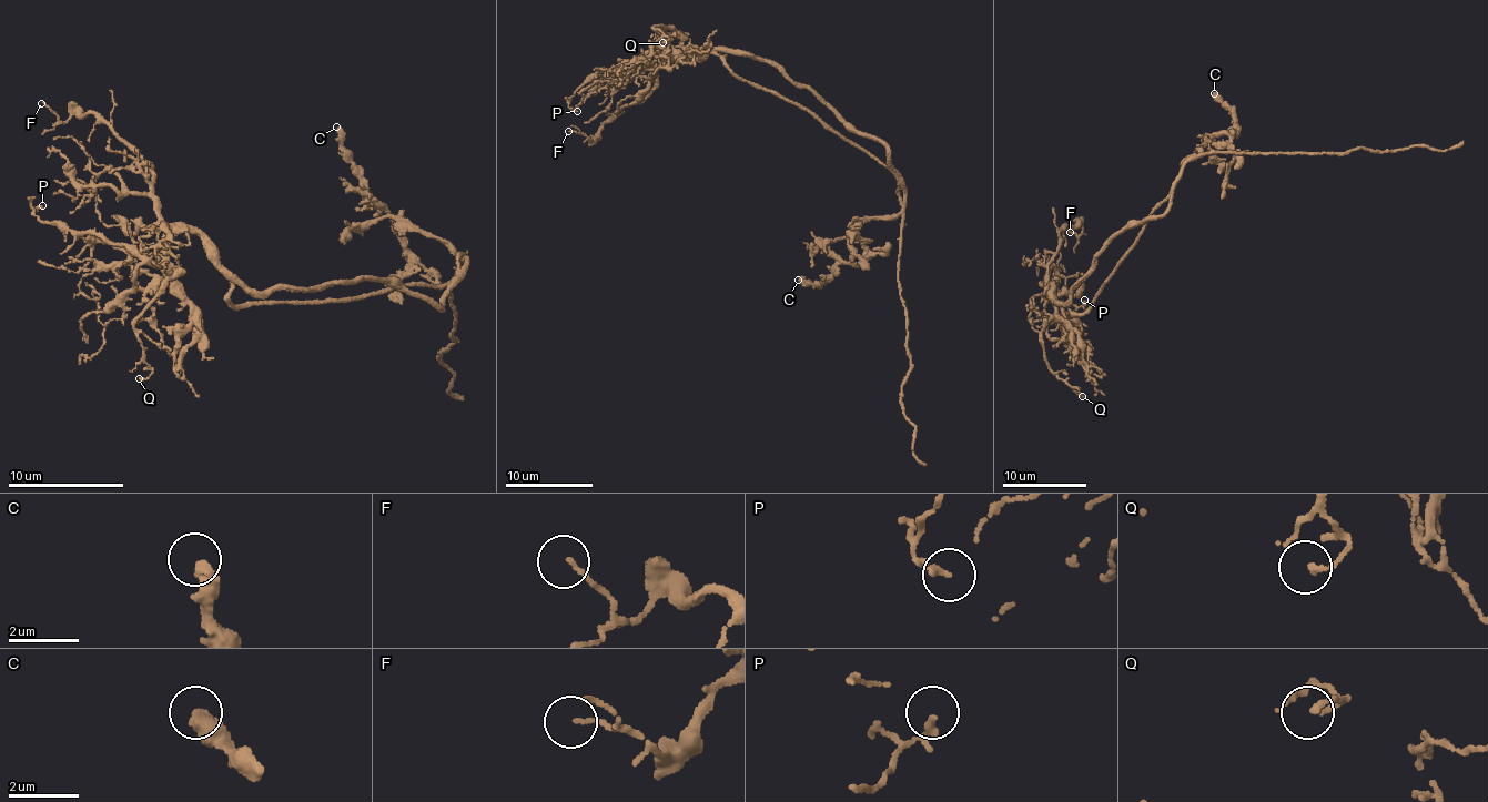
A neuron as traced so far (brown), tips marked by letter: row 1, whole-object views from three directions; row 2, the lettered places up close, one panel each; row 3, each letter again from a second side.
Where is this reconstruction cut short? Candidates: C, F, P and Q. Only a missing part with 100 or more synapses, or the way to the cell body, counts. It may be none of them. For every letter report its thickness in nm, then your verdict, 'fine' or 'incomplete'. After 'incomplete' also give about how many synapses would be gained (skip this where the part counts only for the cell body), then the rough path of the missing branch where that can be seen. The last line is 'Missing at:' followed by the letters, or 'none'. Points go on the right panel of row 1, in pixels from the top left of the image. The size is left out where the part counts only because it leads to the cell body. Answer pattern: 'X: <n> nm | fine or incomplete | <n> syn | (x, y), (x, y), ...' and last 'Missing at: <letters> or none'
C: 360 nm | fine
F: 100 nm | fine
P: 130 nm | fine
Q: 140 nm | fine
Missing at: none

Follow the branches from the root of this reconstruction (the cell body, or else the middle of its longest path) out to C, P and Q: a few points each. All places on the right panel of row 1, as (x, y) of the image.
C: (1137, 234), (1184, 164), (1201, 155), (1195, 148), (1230, 140), (1234, 108), (1214, 93)
P: (1137, 234), (1082, 313), (1050, 285), (1068, 314), (1059, 323), (1084, 300)
Q: (1137, 234), (1082, 313), (1055, 300), (1050, 285), (1055, 317), (1042, 332), (1043, 357), (1052, 373), (1082, 396)

